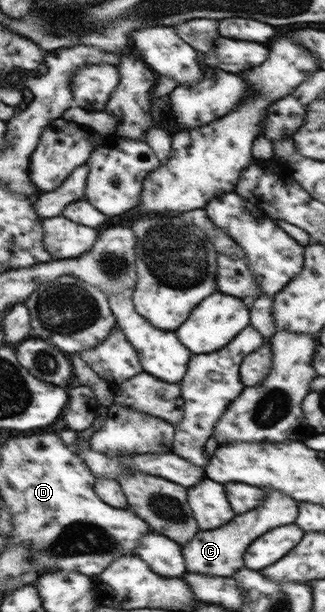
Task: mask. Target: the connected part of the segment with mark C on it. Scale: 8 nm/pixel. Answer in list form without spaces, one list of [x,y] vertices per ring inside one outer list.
[[[265,490],[265,502],[263,506],[245,512],[243,516],[235,516],[227,526],[217,528],[217,530],[201,530],[193,536],[191,541],[186,542],[182,546],[182,556],[185,558],[185,566],[187,572],[193,574],[207,574],[207,576],[233,576],[237,570],[241,570],[244,564],[245,550],[249,548],[249,544],[253,540],[257,540],[259,536],[263,536],[265,532],[277,528],[277,526],[285,526],[285,524],[293,524],[297,518],[298,504],[293,502],[289,496],[277,492],[277,490]]]

